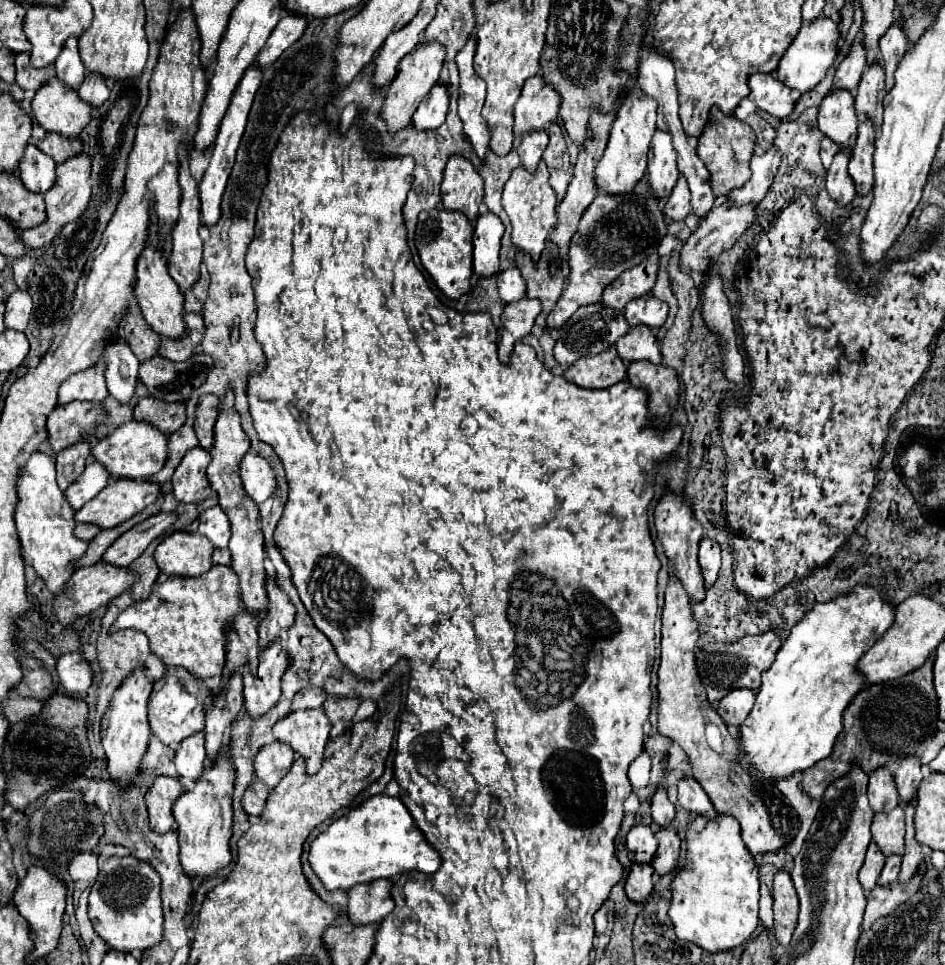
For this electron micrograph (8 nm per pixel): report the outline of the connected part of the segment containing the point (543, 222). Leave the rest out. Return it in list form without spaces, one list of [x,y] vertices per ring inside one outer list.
[[[540,162],[538,170],[534,174],[530,174],[524,166],[518,166],[504,186],[502,206],[512,224],[512,244],[518,250],[530,254],[532,260],[538,260],[542,256],[546,238],[556,224],[556,212],[554,212],[556,202],[558,202],[558,198],[548,182],[548,170],[546,170],[544,162]]]

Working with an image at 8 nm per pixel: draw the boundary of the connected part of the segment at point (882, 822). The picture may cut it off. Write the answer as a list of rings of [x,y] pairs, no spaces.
[[[896,806],[890,814],[876,814],[872,822],[872,840],[880,846],[884,856],[902,854],[904,850],[904,808]]]

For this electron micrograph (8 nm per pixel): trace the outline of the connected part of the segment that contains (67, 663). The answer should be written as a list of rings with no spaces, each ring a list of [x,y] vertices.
[[[80,652],[60,656],[56,670],[58,670],[60,684],[66,688],[66,692],[88,694],[88,690],[94,682],[94,670]]]

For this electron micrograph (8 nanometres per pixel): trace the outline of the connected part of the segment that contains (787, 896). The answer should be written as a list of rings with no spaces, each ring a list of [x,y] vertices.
[[[786,870],[774,876],[774,936],[780,944],[788,946],[798,924],[798,896],[792,878]]]

